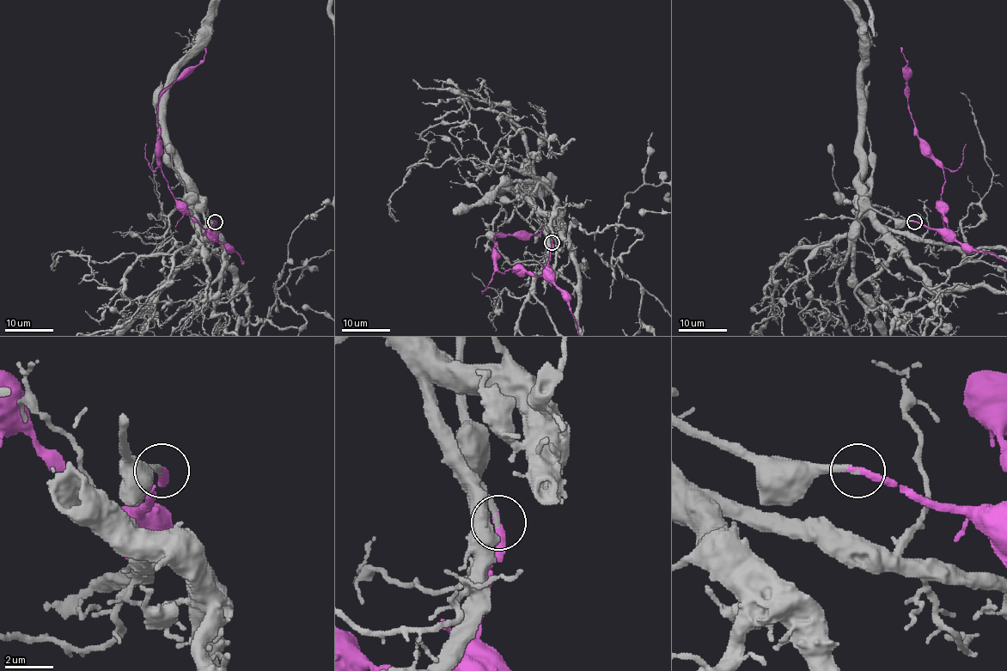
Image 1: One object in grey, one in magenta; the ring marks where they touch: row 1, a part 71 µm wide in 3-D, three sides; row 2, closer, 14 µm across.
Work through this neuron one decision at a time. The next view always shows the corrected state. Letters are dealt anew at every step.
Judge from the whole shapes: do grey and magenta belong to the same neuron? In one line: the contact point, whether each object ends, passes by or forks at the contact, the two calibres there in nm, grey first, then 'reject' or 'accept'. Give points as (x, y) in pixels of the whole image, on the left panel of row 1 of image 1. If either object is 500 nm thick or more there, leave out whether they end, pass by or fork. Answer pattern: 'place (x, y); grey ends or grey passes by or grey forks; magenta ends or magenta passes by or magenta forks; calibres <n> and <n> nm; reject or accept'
place (215, 222); grey ends; magenta ends; calibres 280 and 300 nm; accept

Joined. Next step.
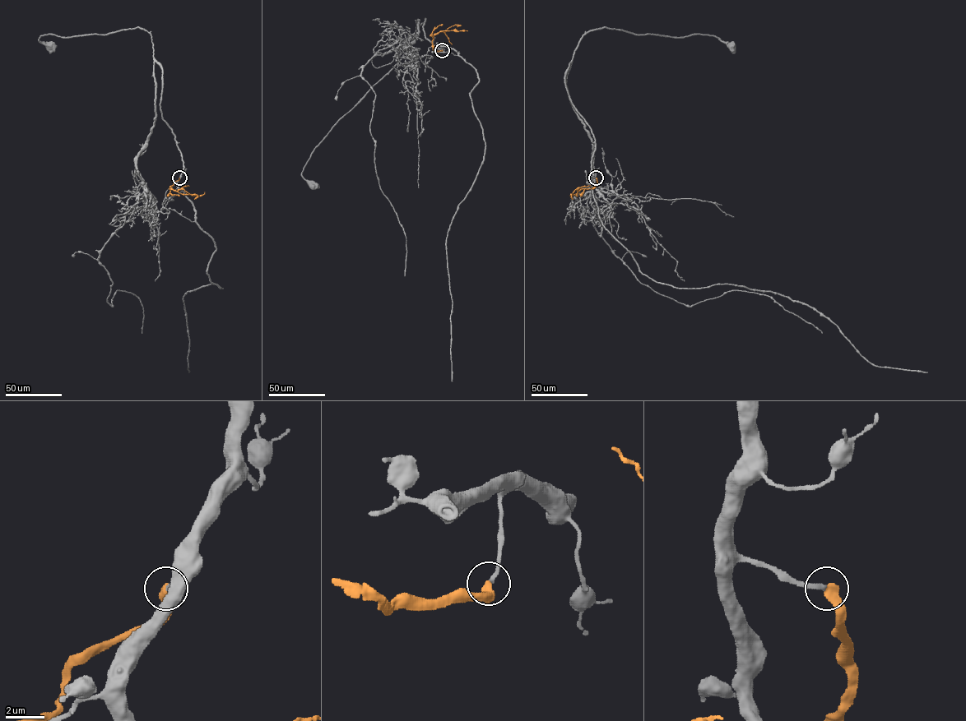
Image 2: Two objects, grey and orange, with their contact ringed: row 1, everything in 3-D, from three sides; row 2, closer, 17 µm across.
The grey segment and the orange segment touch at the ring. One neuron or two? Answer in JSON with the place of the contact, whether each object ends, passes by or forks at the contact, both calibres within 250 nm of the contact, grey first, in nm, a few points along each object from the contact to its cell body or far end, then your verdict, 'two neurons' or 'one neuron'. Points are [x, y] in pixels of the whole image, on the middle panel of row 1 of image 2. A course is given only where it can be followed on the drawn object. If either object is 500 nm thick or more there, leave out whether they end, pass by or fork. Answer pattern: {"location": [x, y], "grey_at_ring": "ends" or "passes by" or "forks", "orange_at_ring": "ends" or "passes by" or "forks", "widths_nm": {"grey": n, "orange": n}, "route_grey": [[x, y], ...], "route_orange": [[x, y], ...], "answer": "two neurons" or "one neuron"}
{"location": [442, 50], "grey_at_ring": "ends", "orange_at_ring": "ends", "widths_nm": {"grey": 240, "orange": 480}, "route_grey": [[442, 50], [444, 44], [438, 48], [425, 38], [424, 19], [401, 58], [315, 148], [301, 172], [312, 187]], "route_orange": [[442, 50], [433, 49], [433, 37], [454, 25], [461, 25], [457, 26]], "answer": "two neurons"}

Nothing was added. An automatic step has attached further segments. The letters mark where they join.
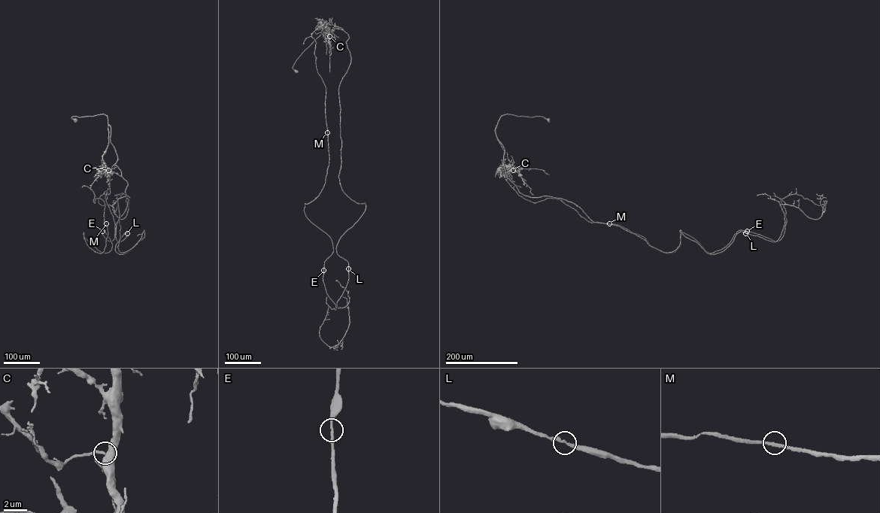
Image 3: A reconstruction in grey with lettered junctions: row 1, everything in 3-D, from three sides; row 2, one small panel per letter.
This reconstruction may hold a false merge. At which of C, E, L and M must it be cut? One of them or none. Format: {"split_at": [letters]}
{"split_at": []}

